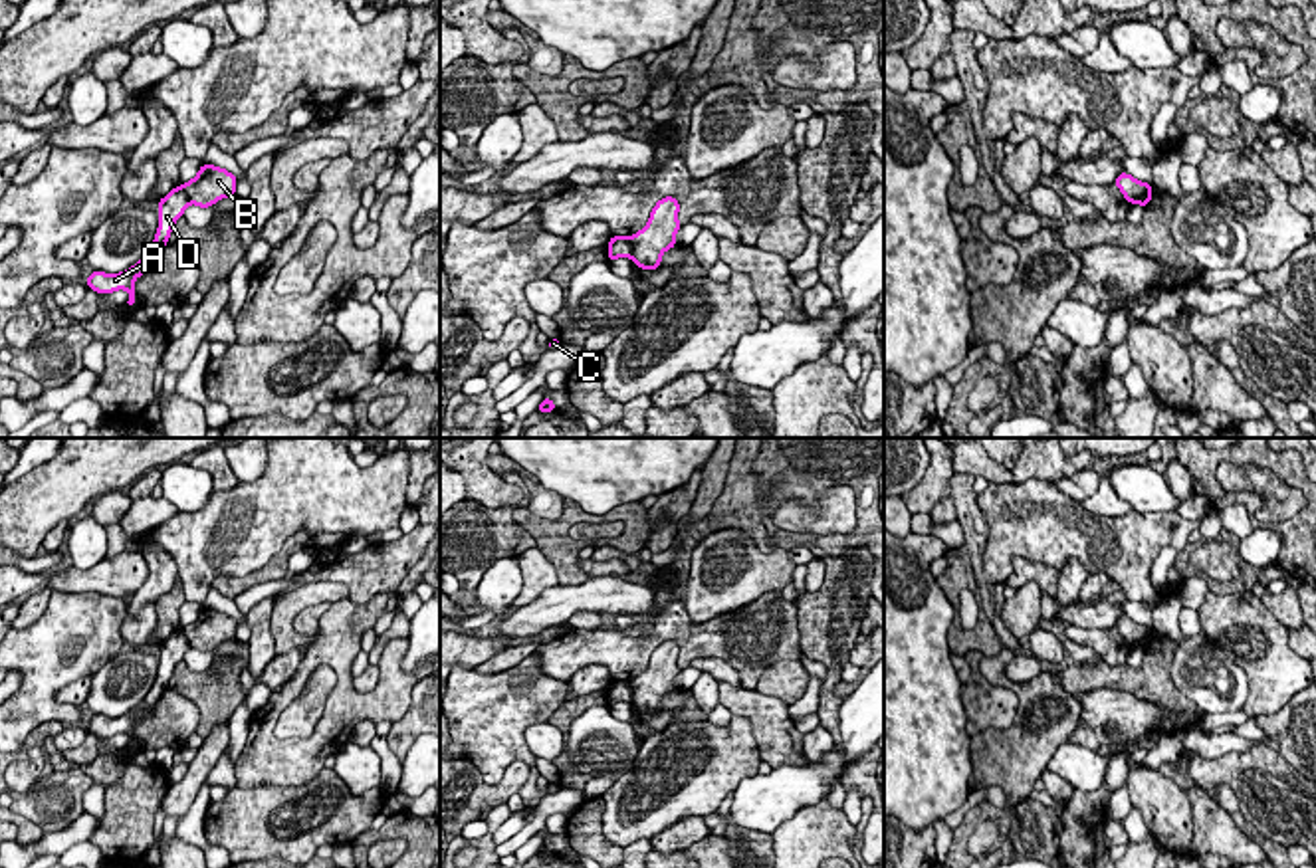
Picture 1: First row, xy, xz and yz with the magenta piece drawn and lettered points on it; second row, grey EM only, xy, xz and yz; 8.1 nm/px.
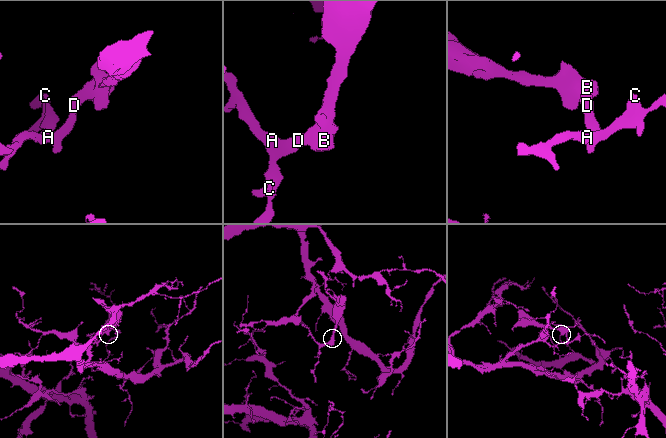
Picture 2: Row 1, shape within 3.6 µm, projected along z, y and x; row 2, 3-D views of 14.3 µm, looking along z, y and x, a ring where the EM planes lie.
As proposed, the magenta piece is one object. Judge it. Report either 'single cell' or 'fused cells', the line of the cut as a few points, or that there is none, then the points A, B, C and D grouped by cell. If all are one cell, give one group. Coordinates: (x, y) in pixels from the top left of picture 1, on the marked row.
fused cells | xz (627, 238), (633, 256) | A C D / B

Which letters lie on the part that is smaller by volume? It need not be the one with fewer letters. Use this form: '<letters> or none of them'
B

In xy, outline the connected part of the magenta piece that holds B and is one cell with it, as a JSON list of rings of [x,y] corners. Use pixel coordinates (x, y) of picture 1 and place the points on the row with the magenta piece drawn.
[[[204,164],[198,174],[182,184],[190,204],[200,208],[214,206],[218,200],[236,194],[238,178],[226,168]]]

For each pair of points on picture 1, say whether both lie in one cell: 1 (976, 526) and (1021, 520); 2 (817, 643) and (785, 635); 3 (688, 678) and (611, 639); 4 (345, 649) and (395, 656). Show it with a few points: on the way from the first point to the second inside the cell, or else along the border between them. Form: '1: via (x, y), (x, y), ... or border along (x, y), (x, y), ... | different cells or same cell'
1: border along (976, 496), (987, 528), (984, 569) | different cells
2: border along (795, 605), (803, 652) | different cells
3: border along (688, 664), (682, 670) | different cells
4: via (345, 674), (357, 698), (373, 698), (389, 682) | same cell

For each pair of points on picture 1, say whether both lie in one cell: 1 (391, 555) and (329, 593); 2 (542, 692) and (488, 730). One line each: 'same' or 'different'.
1: different
2: same

